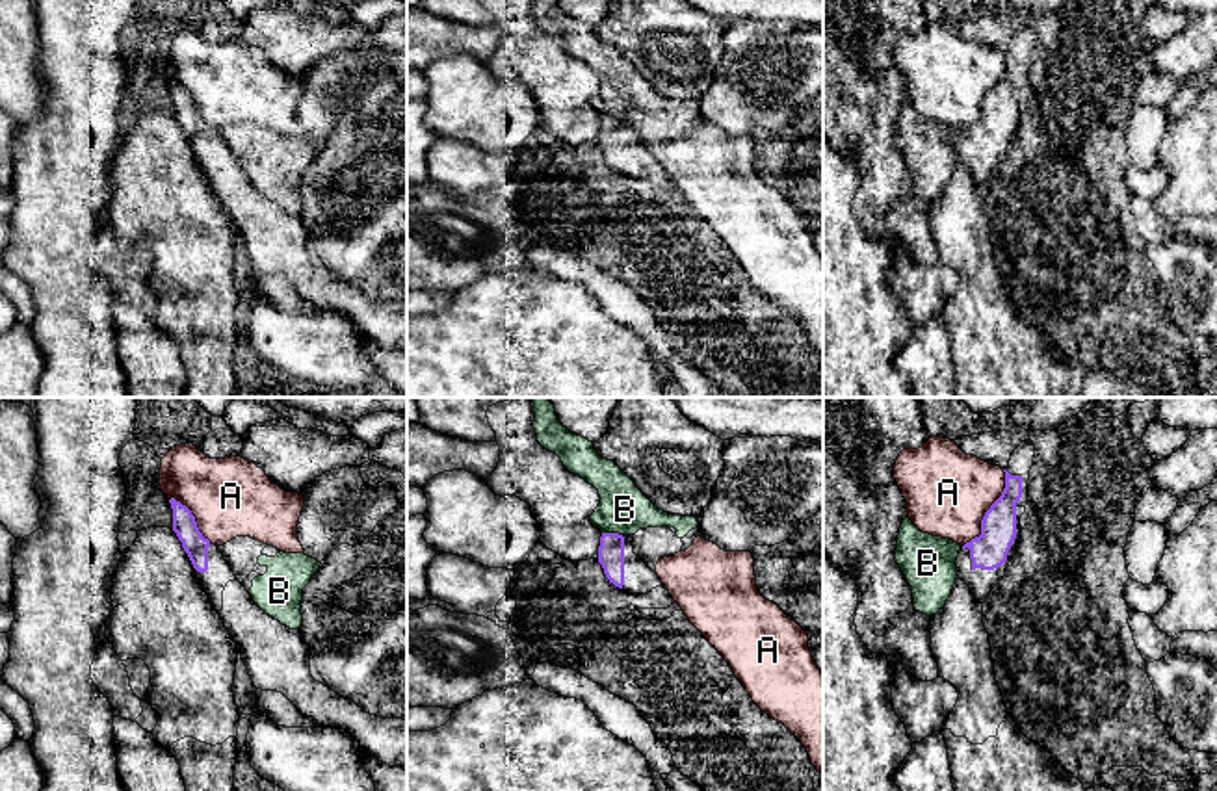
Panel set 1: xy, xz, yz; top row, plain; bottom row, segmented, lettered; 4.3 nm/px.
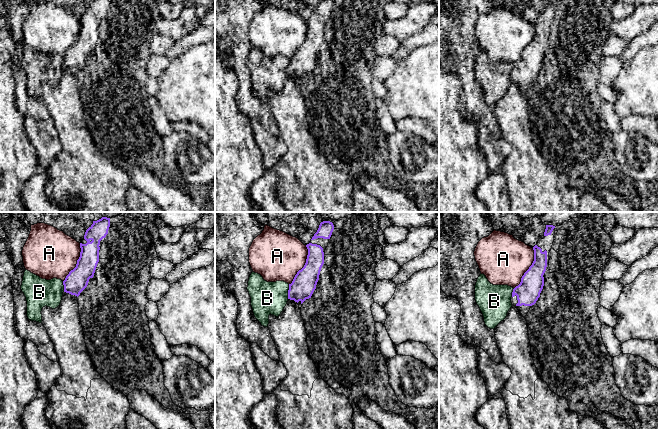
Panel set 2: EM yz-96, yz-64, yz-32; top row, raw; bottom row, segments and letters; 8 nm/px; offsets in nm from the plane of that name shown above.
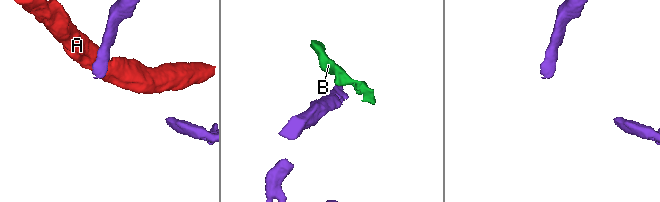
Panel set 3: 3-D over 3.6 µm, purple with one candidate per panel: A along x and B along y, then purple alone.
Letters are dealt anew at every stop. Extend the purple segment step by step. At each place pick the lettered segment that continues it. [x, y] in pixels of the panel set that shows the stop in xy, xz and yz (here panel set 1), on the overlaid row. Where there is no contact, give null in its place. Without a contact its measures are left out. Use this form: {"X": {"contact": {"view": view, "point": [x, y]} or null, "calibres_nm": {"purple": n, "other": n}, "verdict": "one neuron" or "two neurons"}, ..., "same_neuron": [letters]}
{"A": {"contact": {"view": "yz", "point": [989, 509]}, "calibres_nm": {"purple": 160, "other": 360}, "verdict": "two neurons"}, "B": {"contact": {"view": "xz", "point": [612, 533]}, "calibres_nm": {"purple": 110, "other": 220}, "verdict": "two neurons"}, "same_neuron": []}

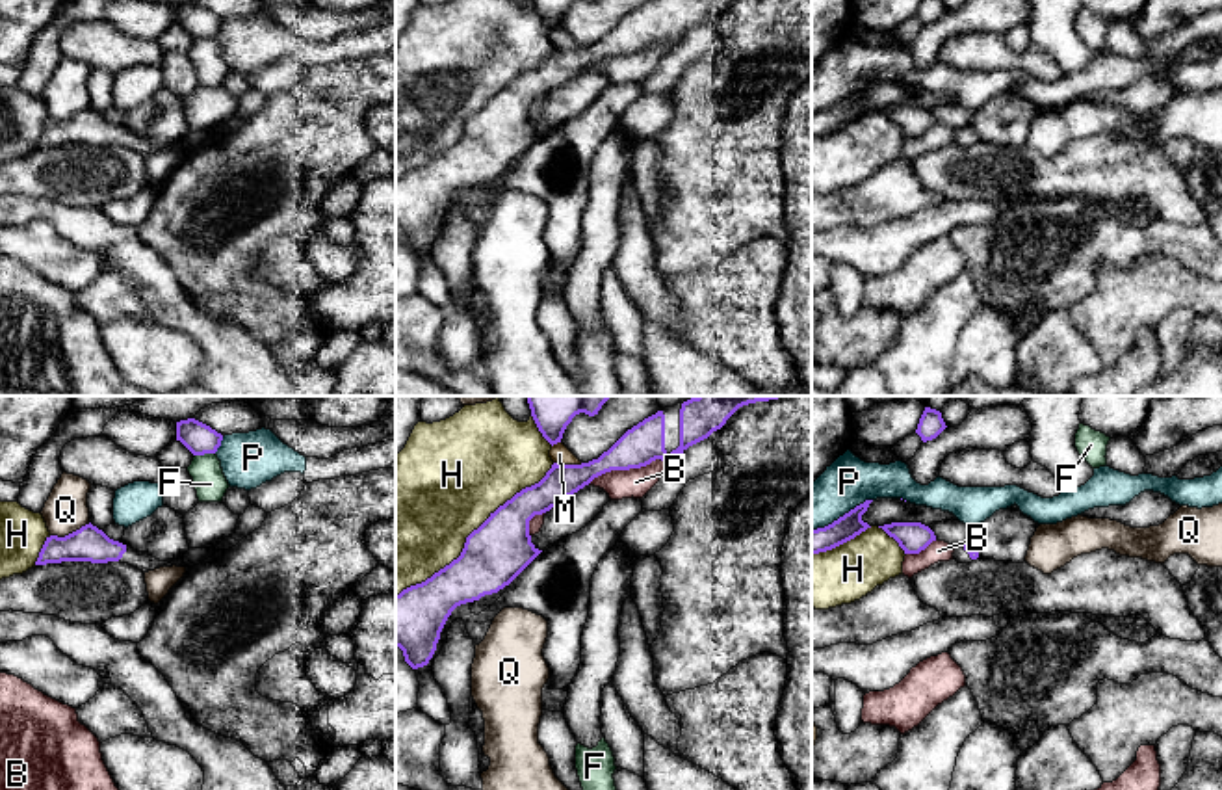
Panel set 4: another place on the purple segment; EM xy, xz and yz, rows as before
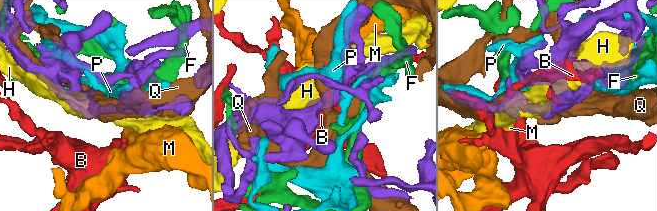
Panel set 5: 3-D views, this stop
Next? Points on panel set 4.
{"B": {"contact": {"view": "xz", "point": [628, 469]}, "calibres_nm": {"purple": 170, "other": 130}, "verdict": "two neurons"}, "F": {"contact": {"view": "xy", "point": [205, 452]}, "calibres_nm": {"purple": 140, "other": 140}, "verdict": "two neurons"}, "H": {"contact": {"view": "xz", "point": [470, 534]}, "calibres_nm": {"purple": 280, "other": 480}, "verdict": "two neurons"}, "M": {"contact": {"view": "xz", "point": [569, 465]}, "calibres_nm": {"purple": 140, "other": 90}, "verdict": "two neurons"}, "P": {"contact": {"view": "yz", "point": [844, 515]}, "calibres_nm": {"purple": 110, "other": 220}, "verdict": "two neurons"}, "Q": {"contact": {"view": "xy", "point": [69, 534]}, "calibres_nm": {"purple": 150, "other": 190}, "verdict": "two neurons"}, "same_neuron": []}

